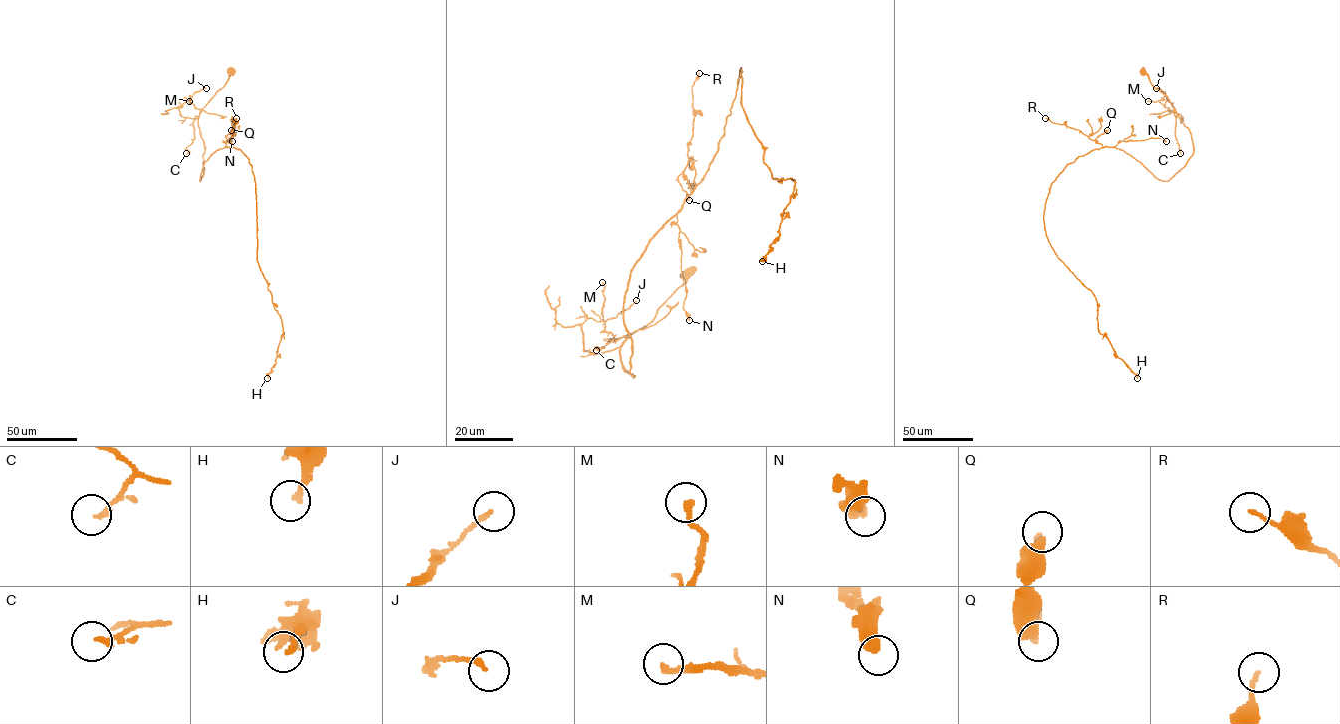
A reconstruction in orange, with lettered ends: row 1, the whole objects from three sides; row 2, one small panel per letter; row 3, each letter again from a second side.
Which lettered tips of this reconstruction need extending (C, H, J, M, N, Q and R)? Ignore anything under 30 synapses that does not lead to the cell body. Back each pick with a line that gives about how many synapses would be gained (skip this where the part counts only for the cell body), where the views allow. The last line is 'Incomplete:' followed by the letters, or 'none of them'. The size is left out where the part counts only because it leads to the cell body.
Incomplete: none of them

